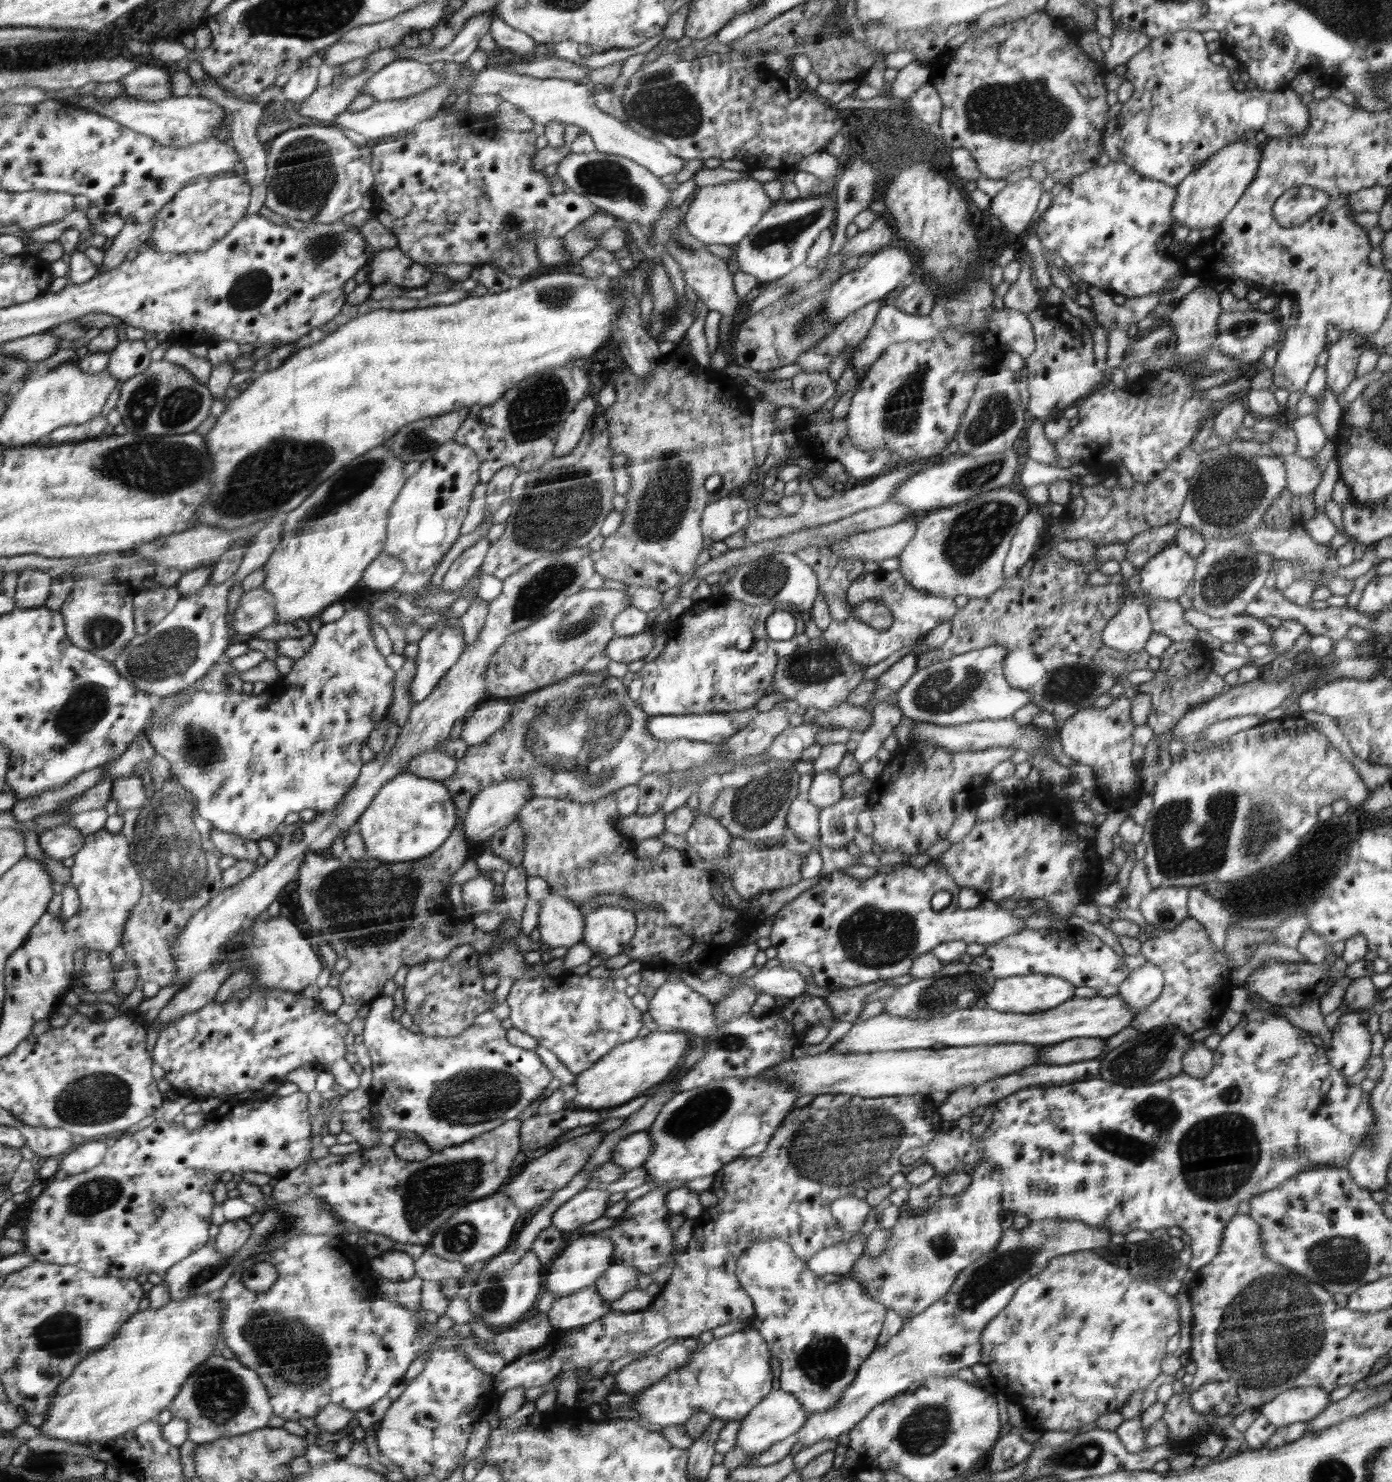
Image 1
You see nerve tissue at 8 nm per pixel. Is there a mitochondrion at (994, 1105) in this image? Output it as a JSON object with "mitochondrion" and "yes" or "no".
{"mitochondrion":"no"}

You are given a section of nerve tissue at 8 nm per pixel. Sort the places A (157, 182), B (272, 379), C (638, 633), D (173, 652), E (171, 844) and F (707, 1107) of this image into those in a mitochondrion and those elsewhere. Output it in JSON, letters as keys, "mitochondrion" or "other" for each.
{"A":"other","B":"other","C":"other","D":"mitochondrion","E":"mitochondrion","F":"mitochondrion"}

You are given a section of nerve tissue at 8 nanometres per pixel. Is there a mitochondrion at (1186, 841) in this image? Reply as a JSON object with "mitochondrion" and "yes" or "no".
{"mitochondrion":"yes"}

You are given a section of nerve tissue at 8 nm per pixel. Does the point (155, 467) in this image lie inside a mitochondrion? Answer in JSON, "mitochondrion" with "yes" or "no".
{"mitochondrion":"yes"}

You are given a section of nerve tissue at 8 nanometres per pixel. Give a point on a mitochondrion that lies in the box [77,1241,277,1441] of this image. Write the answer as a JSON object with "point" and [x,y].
{"point":[218,1394]}

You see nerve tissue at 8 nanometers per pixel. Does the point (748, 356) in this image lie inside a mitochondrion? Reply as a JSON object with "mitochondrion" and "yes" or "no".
{"mitochondrion":"no"}

